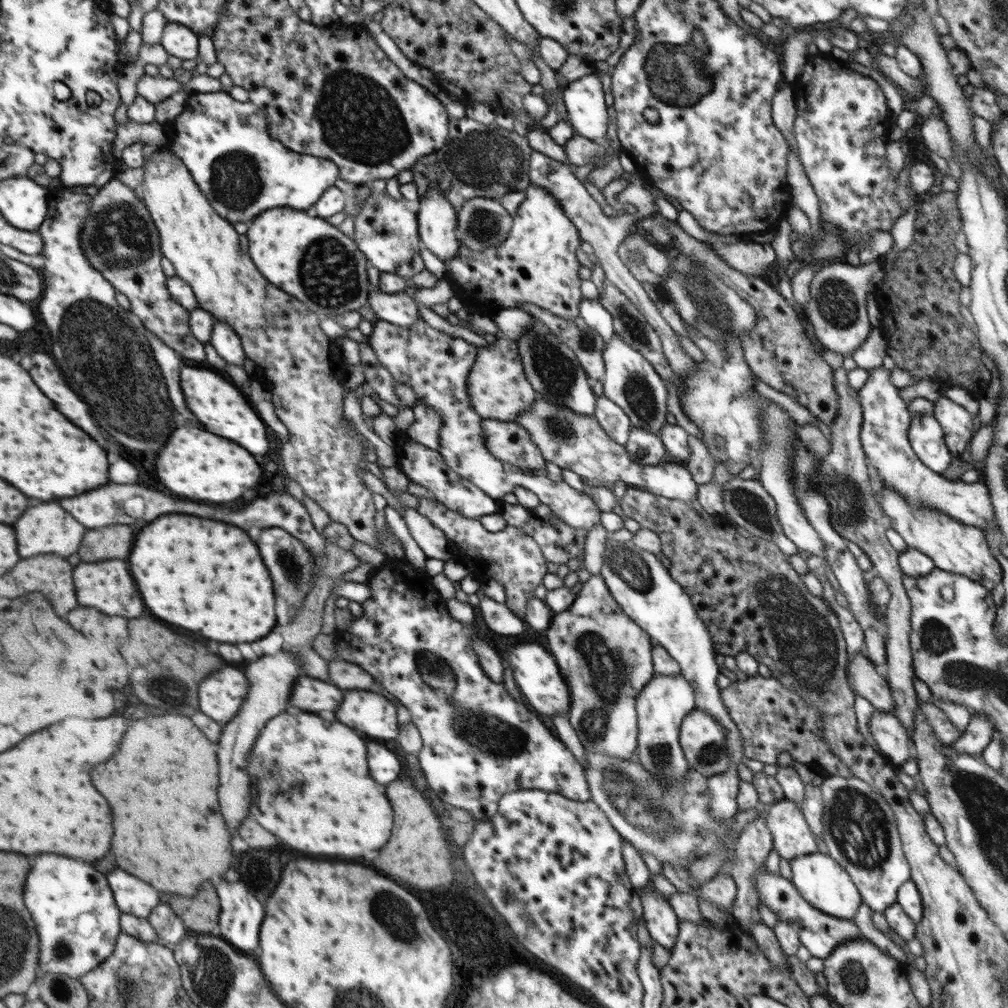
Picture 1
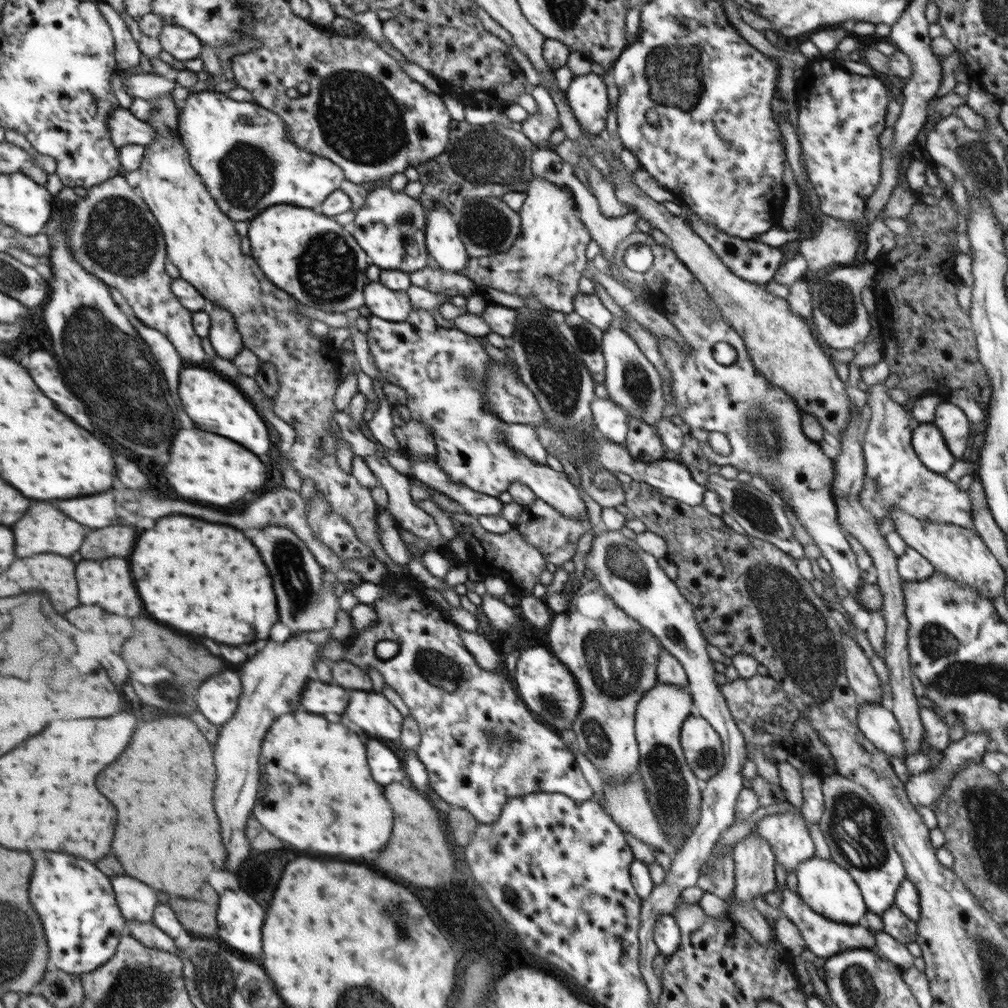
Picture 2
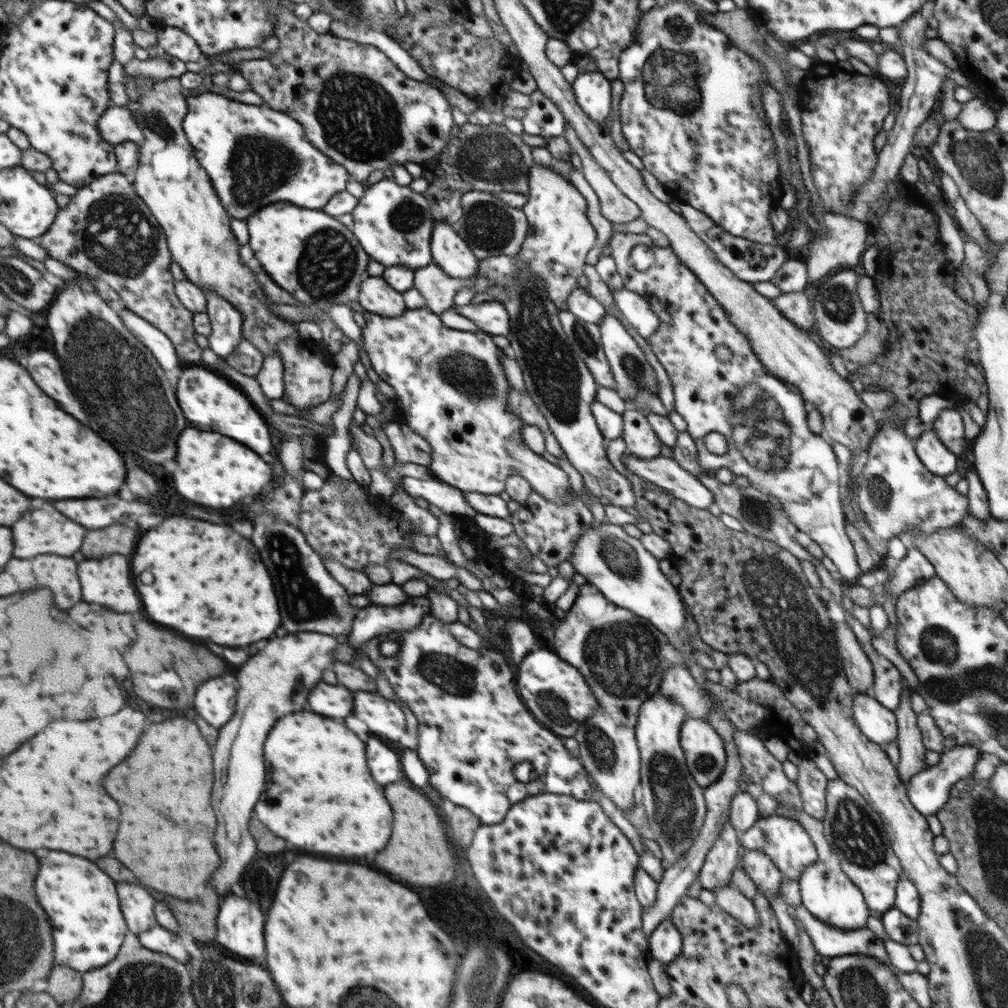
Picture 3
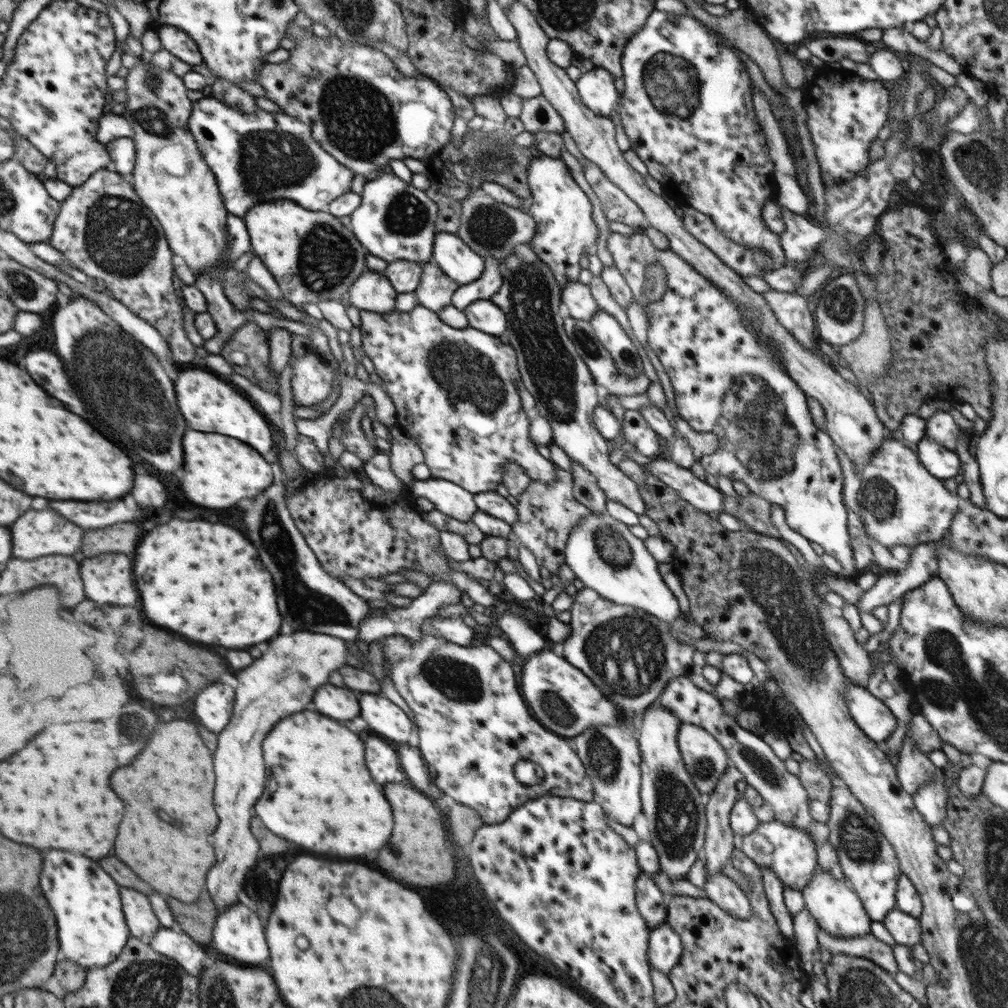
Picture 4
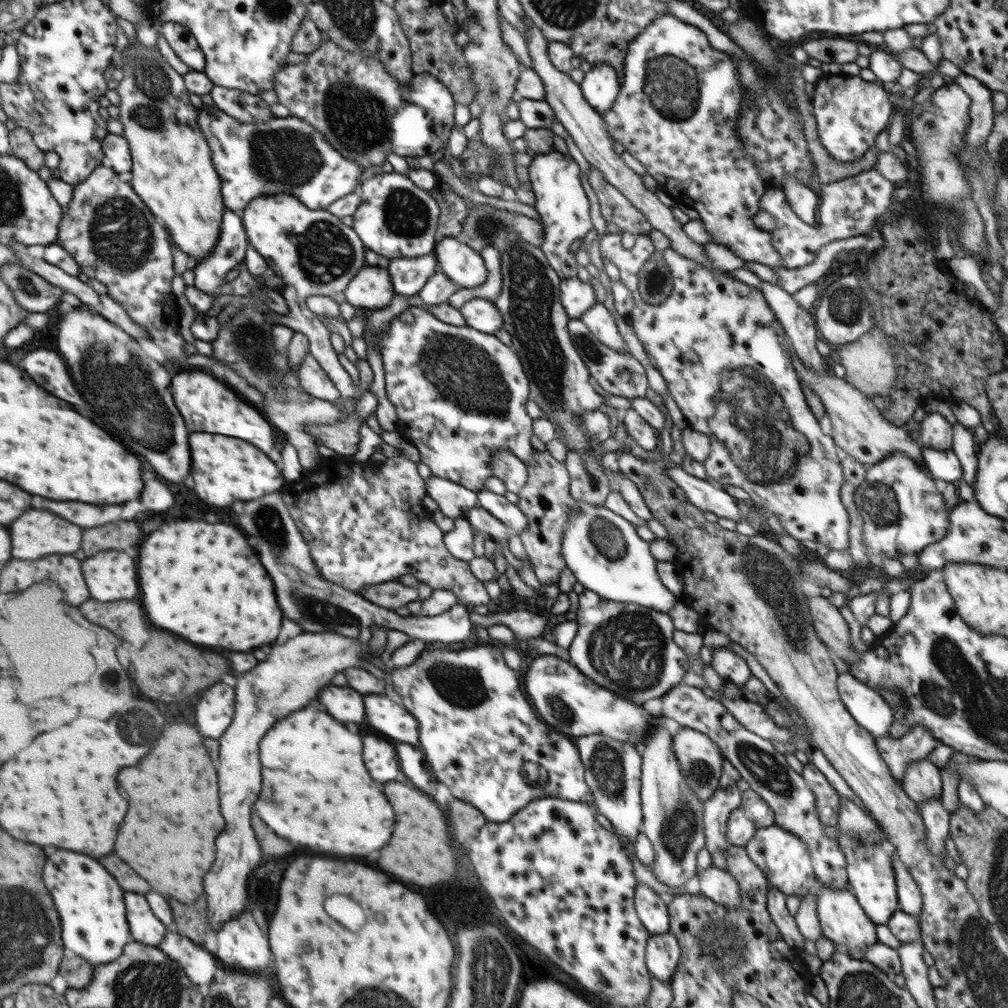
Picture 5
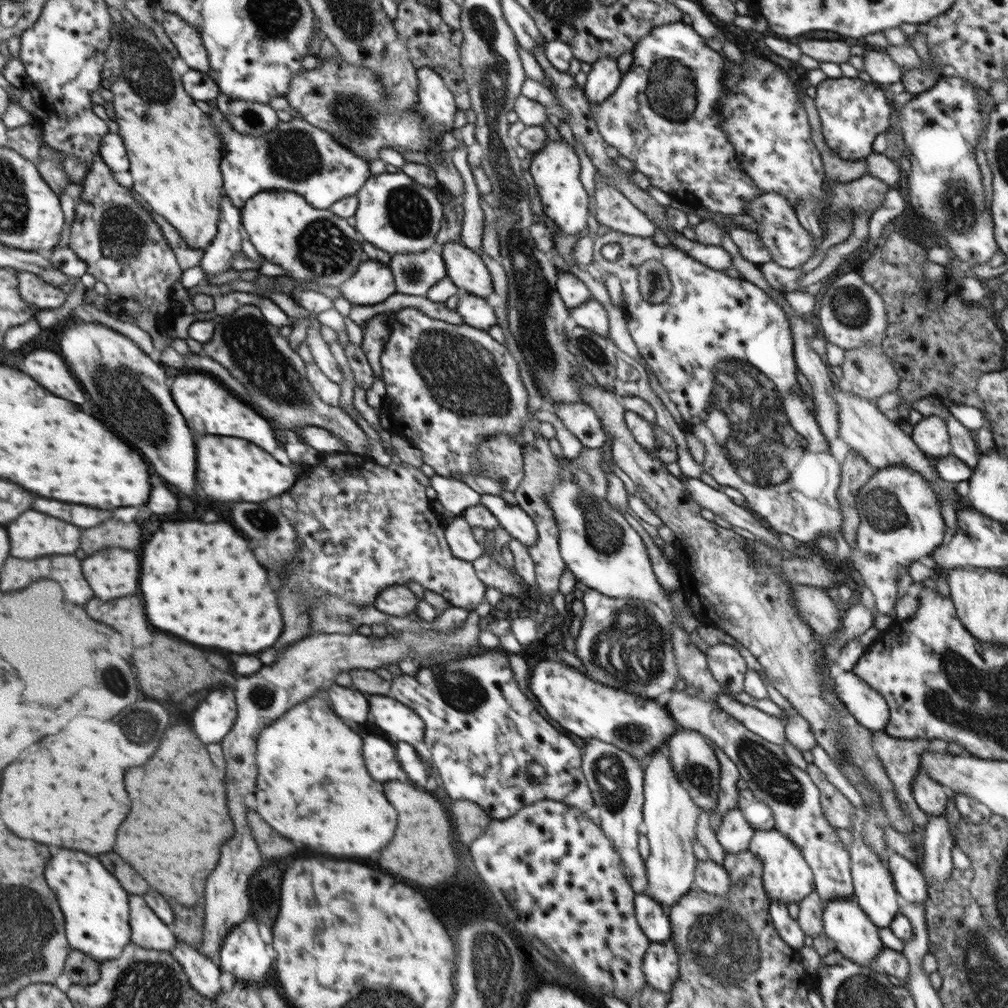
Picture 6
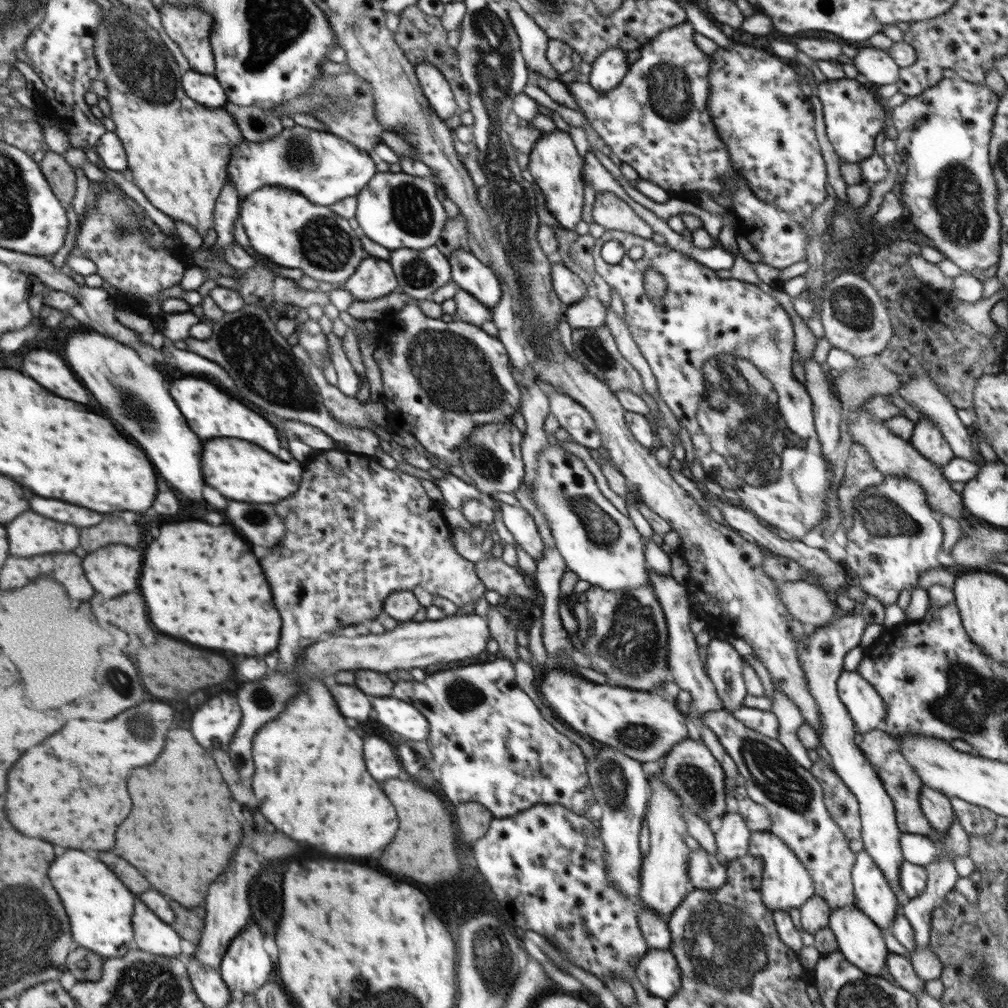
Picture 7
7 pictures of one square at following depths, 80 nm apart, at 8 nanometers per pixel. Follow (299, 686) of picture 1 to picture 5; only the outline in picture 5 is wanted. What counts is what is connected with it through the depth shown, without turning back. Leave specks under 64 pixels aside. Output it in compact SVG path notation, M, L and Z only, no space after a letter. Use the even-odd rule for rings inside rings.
M326 686L320 694L322 706L330 716L342 722L362 722L364 720L364 702L362 696L352 688Z

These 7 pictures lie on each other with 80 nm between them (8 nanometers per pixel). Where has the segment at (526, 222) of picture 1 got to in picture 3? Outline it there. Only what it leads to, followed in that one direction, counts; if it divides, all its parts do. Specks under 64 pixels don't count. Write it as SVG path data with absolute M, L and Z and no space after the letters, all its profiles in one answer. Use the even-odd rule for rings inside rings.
M534 164L528 174L529 192L526 205L522 208L527 221L529 222L529 231L527 238L522 243L520 252L514 256L495 256L488 259L482 259L478 262L478 271L475 278L486 278L494 285L506 286L520 280L519 271L528 271L530 276L536 276L537 280L545 284L545 290L549 298L559 308L567 309L567 298L570 291L579 286L578 278L582 276L584 266L586 265L586 254L595 246L596 230L590 223L587 216L587 202L584 196L568 180L562 178L562 174L554 172L552 168L542 168Z

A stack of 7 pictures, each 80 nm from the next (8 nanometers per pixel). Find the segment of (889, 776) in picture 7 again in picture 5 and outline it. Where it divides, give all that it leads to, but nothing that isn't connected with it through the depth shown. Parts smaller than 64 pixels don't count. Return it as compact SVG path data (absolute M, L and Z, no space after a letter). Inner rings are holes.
M917 724L904 736L897 739L890 735L875 738L878 753L881 754L884 763L889 766L891 775L900 785L905 777L905 768L902 765L910 764L912 761L927 759L937 748L938 744L940 746L940 743L921 724Z

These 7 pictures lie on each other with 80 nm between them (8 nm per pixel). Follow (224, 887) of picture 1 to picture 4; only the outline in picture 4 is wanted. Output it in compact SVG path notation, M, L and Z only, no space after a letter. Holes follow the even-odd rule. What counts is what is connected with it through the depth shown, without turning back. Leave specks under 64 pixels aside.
M233 904L224 912L217 915L217 921L213 928L213 939L210 950L229 962L244 966L258 966L264 960L270 958L270 951L265 937L265 926L260 922L262 916L256 916L252 910L248 910L242 904Z

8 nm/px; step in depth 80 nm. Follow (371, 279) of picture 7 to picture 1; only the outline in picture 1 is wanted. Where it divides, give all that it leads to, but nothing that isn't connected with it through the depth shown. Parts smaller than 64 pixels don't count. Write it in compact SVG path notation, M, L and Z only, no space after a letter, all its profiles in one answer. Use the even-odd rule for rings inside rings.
M379 290L369 293L367 299L373 309L371 317L401 327L411 327L411 324L414 324L414 321L418 318L418 307L405 291L388 294Z

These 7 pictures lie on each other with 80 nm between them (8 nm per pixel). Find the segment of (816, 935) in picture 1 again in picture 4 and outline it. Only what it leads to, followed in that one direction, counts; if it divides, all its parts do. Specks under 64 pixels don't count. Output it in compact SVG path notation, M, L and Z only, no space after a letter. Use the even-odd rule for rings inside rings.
M819 928L818 938L819 946L829 950L832 955L844 953L870 959L891 975L899 971L893 948L878 940L871 932L864 936L857 936L857 938L842 938L841 936L832 936Z

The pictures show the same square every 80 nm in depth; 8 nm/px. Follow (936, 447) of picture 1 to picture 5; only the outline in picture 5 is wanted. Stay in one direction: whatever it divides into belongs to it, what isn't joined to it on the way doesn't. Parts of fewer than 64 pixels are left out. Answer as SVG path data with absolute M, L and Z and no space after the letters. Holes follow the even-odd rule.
M921 446L924 466L938 483L952 482L956 484L963 478L963 468L958 457L950 449L948 451L936 450L929 446Z

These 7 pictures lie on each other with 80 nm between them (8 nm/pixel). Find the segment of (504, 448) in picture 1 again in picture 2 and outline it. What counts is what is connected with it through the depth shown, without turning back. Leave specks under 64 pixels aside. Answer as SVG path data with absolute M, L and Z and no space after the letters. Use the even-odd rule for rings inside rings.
M505 423L501 428L504 442L515 451L525 454L532 462L546 465L547 450L532 425Z

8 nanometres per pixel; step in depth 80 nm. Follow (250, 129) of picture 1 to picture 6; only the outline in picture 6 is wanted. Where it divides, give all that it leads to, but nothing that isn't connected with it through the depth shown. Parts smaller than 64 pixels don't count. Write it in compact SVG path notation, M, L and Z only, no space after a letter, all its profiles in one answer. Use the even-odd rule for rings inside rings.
M214 108L209 116L212 116L212 126L223 144L220 163L223 195L229 196L239 209L260 192L284 190L302 196L312 208L326 210L344 198L357 195L372 176L364 158L352 154L328 132L311 126L304 119L280 120L276 129L256 136L242 135L232 129L218 108Z

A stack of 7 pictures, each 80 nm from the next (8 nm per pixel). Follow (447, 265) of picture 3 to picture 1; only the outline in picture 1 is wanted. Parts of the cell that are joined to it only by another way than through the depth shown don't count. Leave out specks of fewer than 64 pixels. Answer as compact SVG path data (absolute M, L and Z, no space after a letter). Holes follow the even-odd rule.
M421 187L422 197L419 197L420 208L416 215L419 220L419 235L424 246L441 261L450 261L459 253L459 226L457 224L457 211L436 187Z

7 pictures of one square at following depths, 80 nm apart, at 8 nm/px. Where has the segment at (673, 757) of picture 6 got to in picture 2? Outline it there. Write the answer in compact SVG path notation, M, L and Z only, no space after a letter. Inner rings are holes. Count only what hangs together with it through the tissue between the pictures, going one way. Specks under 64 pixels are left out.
M693 712L683 722L680 743L686 762L701 784L718 774L725 761L723 743L704 717Z

